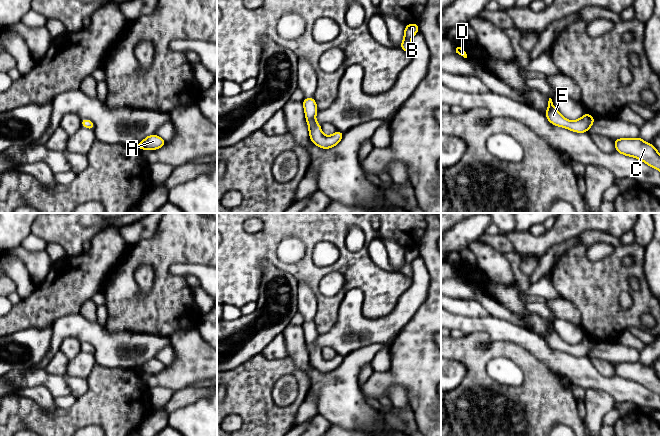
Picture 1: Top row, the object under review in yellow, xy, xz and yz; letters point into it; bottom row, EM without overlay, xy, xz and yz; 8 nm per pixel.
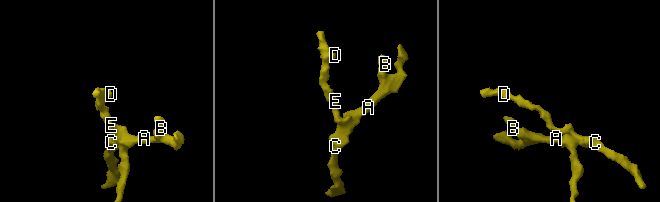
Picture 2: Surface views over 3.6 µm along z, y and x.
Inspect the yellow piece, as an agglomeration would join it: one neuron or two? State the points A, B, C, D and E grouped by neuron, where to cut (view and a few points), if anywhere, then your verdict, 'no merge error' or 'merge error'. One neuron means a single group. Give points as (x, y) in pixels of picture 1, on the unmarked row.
groups A B C D E; cut none; no merge error

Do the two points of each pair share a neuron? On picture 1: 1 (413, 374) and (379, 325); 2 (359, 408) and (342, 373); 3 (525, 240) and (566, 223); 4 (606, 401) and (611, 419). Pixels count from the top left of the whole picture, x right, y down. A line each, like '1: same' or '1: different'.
1: different
2: same
3: same
4: different

